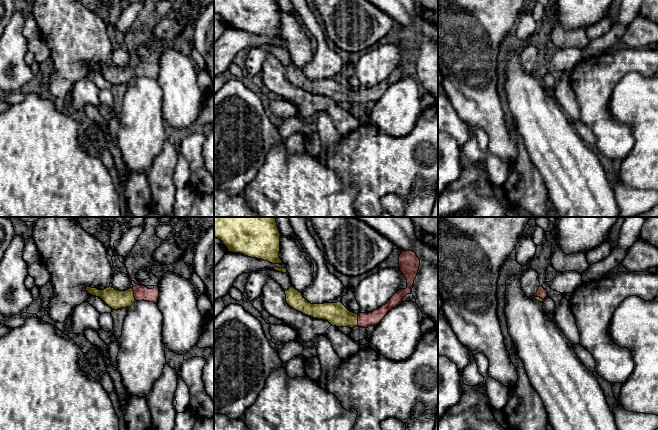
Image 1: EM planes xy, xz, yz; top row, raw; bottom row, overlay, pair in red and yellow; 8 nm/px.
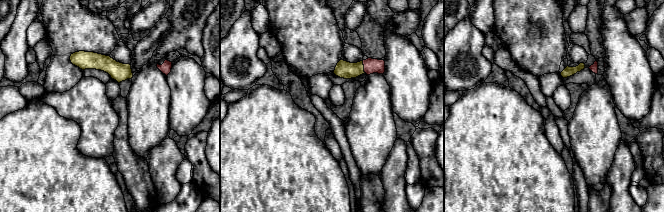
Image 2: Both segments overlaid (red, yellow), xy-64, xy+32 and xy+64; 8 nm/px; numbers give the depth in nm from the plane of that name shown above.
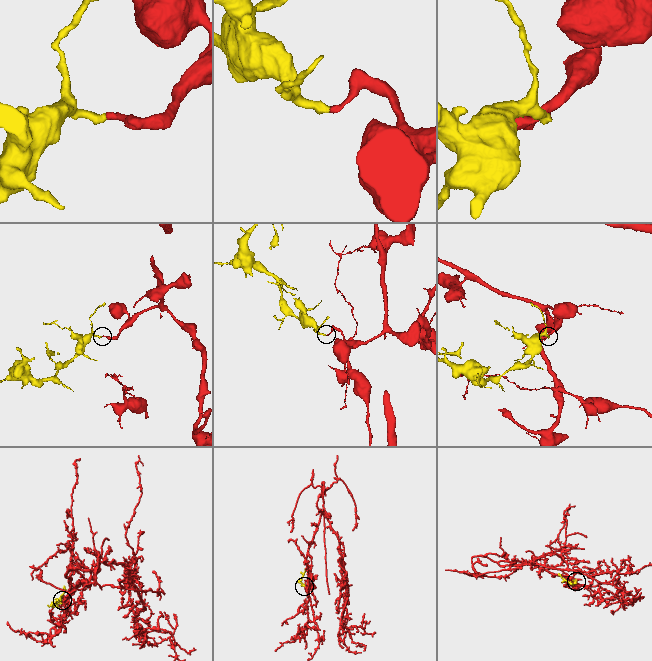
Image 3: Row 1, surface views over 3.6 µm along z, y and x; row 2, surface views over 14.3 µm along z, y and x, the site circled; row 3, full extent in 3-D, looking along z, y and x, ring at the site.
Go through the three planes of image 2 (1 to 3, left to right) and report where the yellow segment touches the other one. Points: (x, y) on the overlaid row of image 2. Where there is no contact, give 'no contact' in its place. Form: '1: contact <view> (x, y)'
1: no contact
2: contact xy+32 (364, 67)
3: no contact

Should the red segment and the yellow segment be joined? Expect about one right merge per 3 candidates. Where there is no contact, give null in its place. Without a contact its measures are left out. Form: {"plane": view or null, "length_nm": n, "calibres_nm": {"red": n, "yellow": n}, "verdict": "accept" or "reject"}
{"plane": "xy", "length_nm": 110, "calibres_nm": {"red": 120, "yellow": 160}, "verdict": "accept"}

